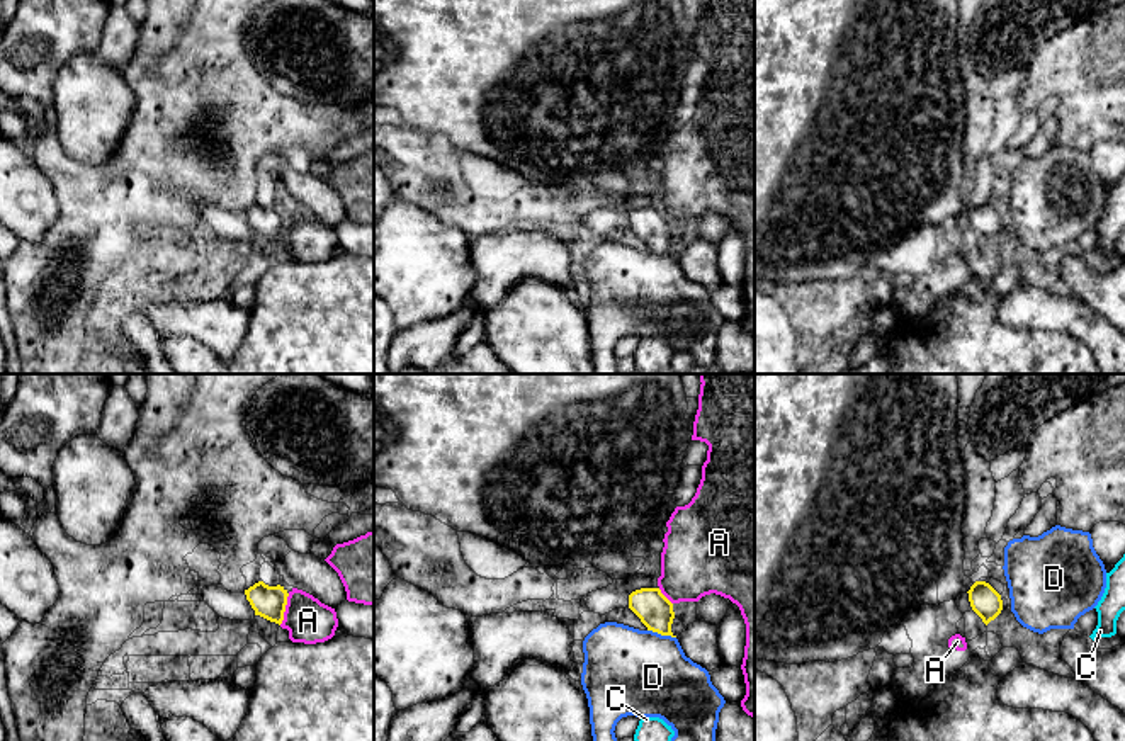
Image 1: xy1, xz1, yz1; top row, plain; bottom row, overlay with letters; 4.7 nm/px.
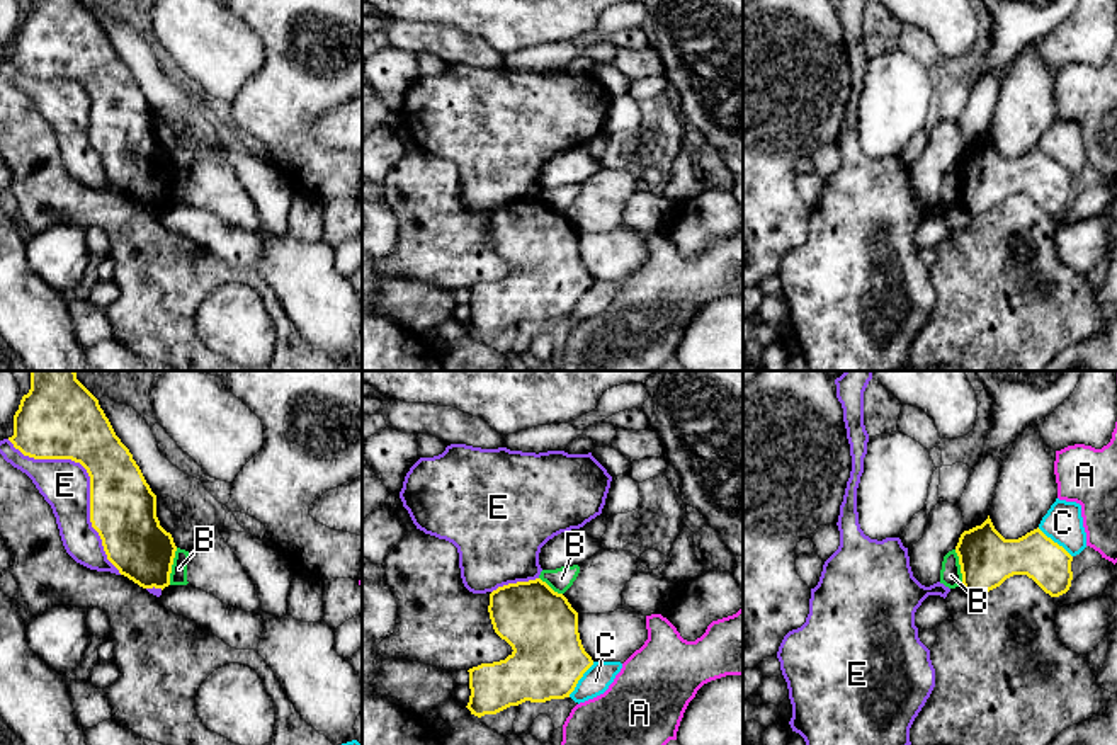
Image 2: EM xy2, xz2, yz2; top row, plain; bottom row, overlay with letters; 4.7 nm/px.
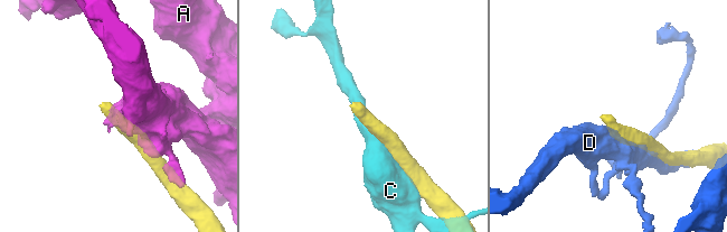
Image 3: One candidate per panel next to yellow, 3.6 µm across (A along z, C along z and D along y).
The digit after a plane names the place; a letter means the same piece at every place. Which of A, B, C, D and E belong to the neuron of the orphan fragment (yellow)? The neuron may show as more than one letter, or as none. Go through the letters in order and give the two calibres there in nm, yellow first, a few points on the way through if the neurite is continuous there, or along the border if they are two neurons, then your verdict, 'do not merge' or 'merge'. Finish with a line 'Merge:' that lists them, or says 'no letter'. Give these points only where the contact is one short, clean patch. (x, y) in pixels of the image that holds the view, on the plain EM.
A: 160/220 nm | do not merge
B: 300/80 nm | along xy2 (177, 167), (172, 177), (169, 203) | do not merge
C: 340/140 nm | do not merge
D: 160/420 nm | do not merge
E: 320/240 nm | do not merge
Merge: no letter

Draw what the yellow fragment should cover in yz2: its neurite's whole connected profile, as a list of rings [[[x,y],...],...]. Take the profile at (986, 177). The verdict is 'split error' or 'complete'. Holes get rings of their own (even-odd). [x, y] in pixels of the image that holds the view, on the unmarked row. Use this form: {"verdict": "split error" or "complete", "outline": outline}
{"verdict": "complete", "outline": [[[988,134],[981,145],[961,153],[955,172],[962,204],[972,216],[1000,206],[1013,194],[1027,194],[1051,216],[1071,206],[1073,175],[1039,146],[1018,158],[1005,158]]]}

